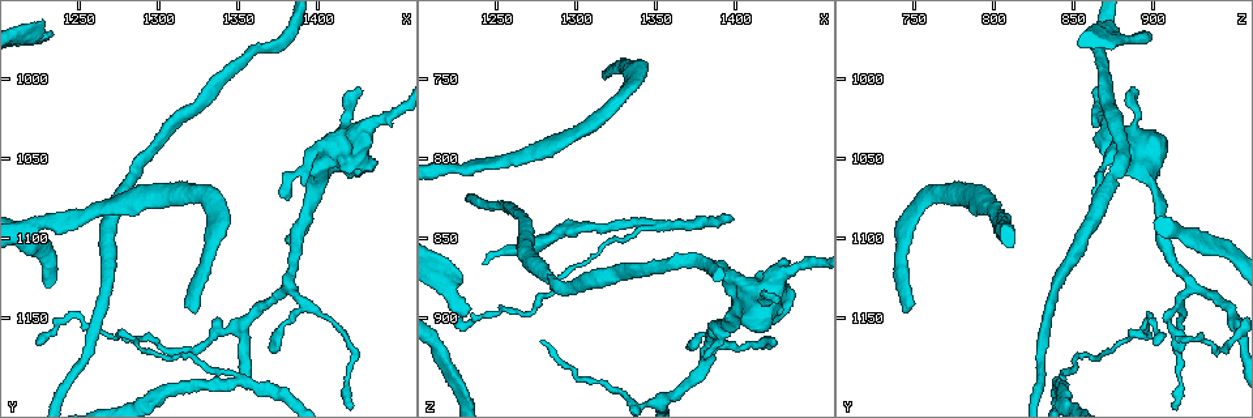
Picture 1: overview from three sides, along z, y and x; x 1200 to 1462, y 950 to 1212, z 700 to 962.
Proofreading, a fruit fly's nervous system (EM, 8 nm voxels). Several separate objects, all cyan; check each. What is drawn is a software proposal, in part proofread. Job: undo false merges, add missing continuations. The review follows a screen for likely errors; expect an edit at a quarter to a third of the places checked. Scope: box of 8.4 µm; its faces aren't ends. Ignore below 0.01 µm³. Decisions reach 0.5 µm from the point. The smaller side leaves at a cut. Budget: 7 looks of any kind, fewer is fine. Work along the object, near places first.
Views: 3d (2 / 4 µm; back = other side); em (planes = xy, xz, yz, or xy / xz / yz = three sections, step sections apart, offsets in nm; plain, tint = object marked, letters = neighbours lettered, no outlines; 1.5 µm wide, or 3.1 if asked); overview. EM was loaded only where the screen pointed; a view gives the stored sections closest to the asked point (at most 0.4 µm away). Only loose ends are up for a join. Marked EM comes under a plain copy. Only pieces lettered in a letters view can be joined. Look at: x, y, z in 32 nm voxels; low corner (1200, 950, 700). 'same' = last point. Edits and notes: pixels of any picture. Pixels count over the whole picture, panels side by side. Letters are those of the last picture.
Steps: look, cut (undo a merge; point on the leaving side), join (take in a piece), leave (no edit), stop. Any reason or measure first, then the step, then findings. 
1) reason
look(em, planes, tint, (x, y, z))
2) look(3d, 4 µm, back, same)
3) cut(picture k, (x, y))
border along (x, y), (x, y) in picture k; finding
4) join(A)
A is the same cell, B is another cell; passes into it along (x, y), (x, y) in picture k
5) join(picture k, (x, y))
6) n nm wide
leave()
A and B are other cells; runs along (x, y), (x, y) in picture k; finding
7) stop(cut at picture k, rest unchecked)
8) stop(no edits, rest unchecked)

end of a long branch
look(em, planes, letters, (1276, 1164, 914))

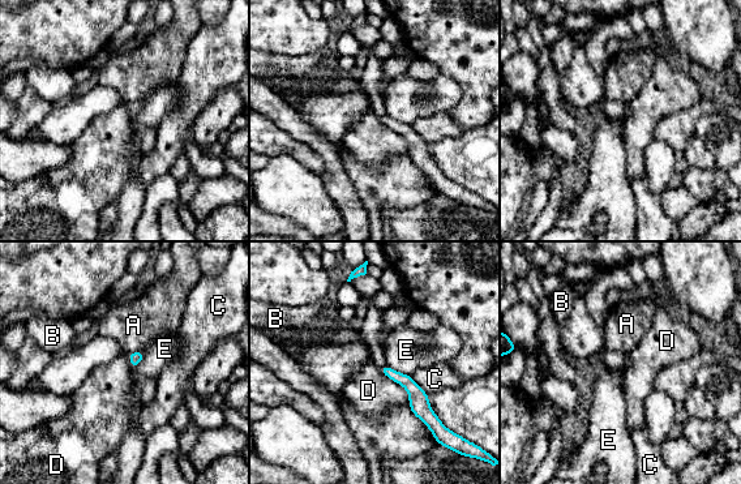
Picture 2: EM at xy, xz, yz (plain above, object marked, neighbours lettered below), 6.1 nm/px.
D touches over 300 nm
join(A)
A is the same cell, B, C, D and E are other cells; passes into it along (135, 358), (137, 351), (133, 325) in picture 2; the neuron continues

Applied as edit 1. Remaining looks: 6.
look(em, planes, letters, (1324, 1144, 742))

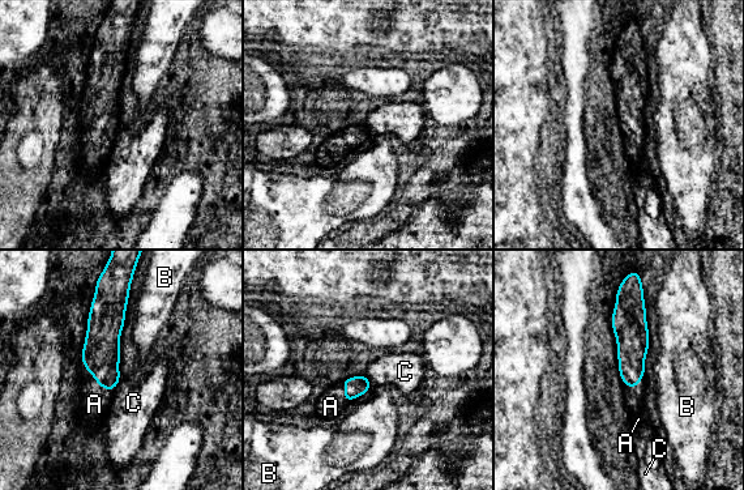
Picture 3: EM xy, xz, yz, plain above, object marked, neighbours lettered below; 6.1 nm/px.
130 nm wide
join(A)
A is the same cell, B and C are other cells; passes into it along (355, 387), (343, 399), (330, 407) in picture 3; the neuron continues

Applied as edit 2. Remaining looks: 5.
an open end
look(3d, 2 µm, (1232, 970, 896))

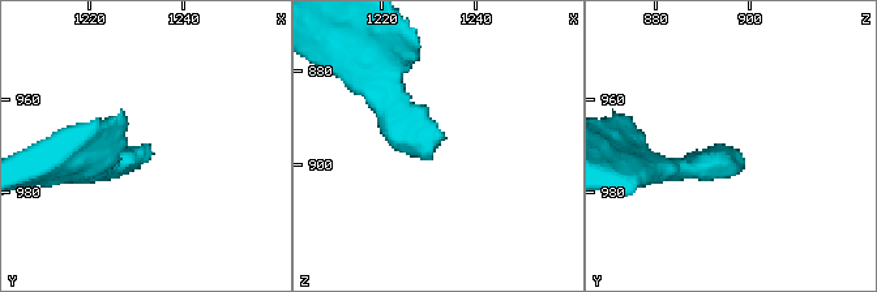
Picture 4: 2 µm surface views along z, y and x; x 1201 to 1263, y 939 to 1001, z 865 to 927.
now the EM
look(em, planes, letters, (1231, 970, 897))

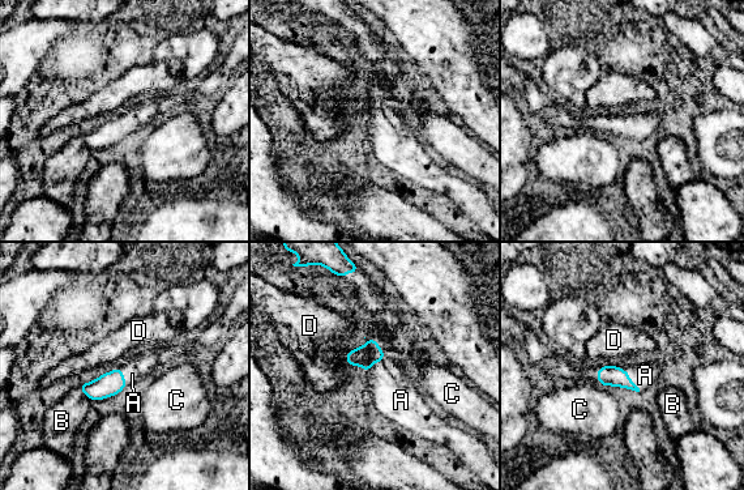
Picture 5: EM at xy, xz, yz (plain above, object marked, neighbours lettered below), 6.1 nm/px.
130 nm wide
join(A)
A is the same cell, B, C and D are other cells; passes into it along (607, 375), (628, 376), (645, 375) in picture 5; it goes on there

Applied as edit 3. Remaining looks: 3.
stop(join at picture 2, join at picture 3, join at picture 5, rest unchecked)

